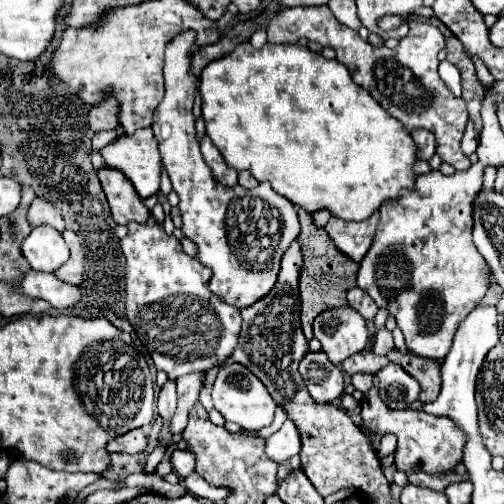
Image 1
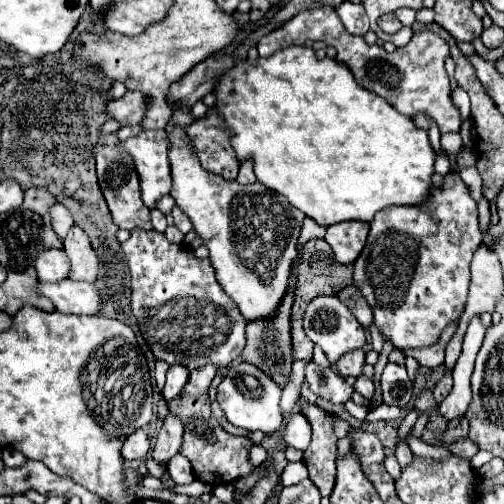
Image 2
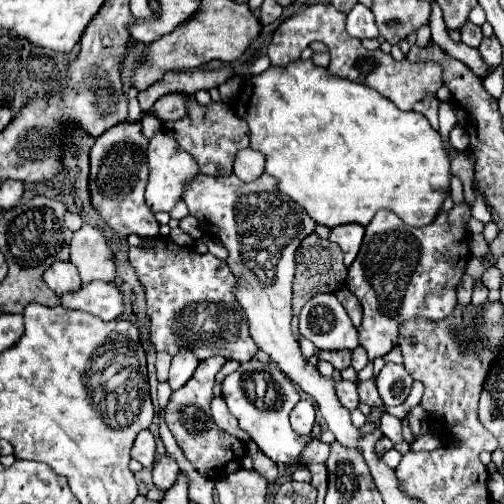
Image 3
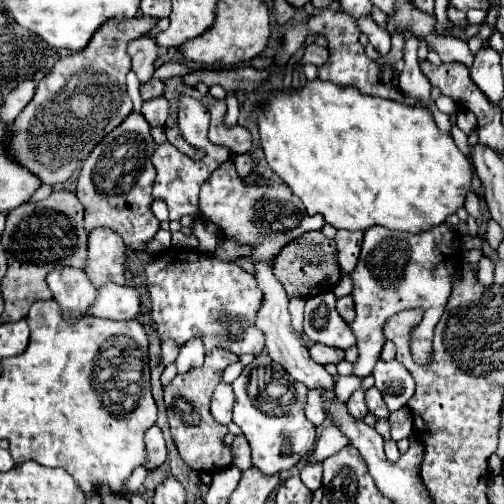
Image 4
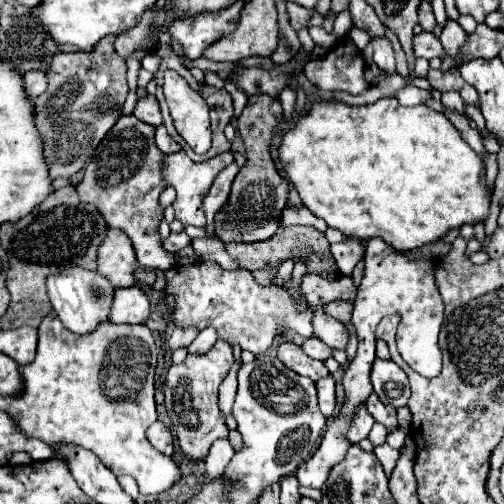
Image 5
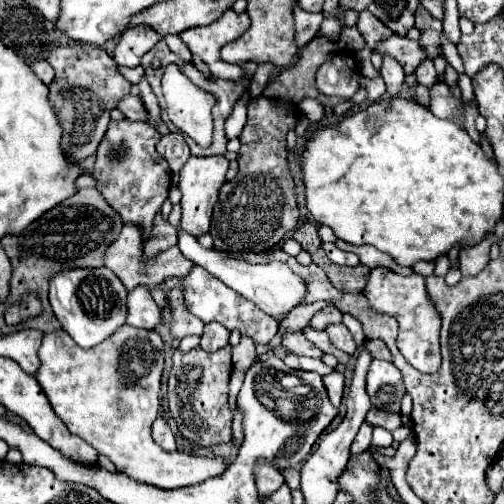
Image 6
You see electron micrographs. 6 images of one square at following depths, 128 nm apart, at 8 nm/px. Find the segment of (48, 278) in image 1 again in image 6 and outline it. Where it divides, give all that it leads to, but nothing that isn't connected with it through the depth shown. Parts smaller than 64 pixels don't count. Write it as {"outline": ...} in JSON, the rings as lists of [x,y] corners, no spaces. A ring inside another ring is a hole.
{"outline":[[[138,286],[132,292],[128,292],[126,306],[128,306],[126,324],[146,330],[152,330],[156,324],[160,324],[160,308],[144,286]]]}

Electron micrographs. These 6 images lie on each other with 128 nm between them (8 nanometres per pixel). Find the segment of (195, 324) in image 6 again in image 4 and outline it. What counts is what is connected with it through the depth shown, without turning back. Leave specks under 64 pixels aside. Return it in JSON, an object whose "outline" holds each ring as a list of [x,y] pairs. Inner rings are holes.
{"outline":[[[164,342],[162,344],[162,362],[164,362],[164,366],[168,366],[168,364],[172,364],[174,360],[176,360],[176,352],[180,350],[180,346],[176,346],[176,342]]]}

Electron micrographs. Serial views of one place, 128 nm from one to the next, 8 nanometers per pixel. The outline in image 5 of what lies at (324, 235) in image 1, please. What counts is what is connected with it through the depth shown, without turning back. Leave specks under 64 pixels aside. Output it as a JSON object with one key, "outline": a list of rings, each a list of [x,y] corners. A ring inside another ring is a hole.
{"outline":[[[296,226],[296,228],[278,228],[278,232],[262,242],[228,242],[224,244],[226,252],[238,260],[240,268],[246,270],[262,270],[262,268],[278,268],[284,260],[294,260],[294,262],[304,262],[308,272],[324,276],[328,280],[338,276],[336,270],[336,262],[330,254],[330,244],[326,240],[326,236],[322,232],[318,232],[316,228],[306,228],[306,226]]]}

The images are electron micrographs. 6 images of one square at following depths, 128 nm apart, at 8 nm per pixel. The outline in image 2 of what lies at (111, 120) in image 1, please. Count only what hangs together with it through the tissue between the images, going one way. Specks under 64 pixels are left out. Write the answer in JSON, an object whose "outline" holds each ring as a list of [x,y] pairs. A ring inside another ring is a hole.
{"outline":[[[126,92],[122,98],[106,104],[106,116],[122,126],[136,126],[140,116],[144,116],[144,96],[140,92]]]}

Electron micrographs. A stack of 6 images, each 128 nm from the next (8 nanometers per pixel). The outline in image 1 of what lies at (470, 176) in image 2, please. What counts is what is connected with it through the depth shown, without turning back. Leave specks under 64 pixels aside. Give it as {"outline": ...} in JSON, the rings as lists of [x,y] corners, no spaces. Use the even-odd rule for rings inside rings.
{"outline":[[[306,6],[306,8],[280,8],[272,14],[268,24],[268,42],[272,44],[296,44],[298,38],[314,40],[322,46],[330,46],[336,52],[336,60],[344,64],[352,80],[366,88],[372,98],[396,120],[402,122],[406,132],[426,128],[436,136],[436,154],[442,162],[452,164],[456,170],[466,170],[470,160],[460,154],[460,140],[466,132],[468,110],[462,98],[456,98],[450,88],[438,76],[438,52],[444,48],[444,36],[430,24],[410,22],[410,32],[400,44],[390,50],[386,46],[372,48],[352,28],[340,24],[328,6]]]}

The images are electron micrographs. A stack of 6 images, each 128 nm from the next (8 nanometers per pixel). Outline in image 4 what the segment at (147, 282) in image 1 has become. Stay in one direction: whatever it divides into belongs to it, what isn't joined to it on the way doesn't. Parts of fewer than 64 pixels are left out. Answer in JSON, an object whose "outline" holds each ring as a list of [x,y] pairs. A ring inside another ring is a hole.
{"outline":[[[168,248],[144,264],[144,274],[152,298],[150,318],[162,342],[174,340],[178,346],[200,336],[206,352],[224,348],[236,356],[258,356],[264,348],[264,334],[256,330],[254,316],[260,306],[260,292],[252,274],[236,262],[218,260],[196,250]]]}

